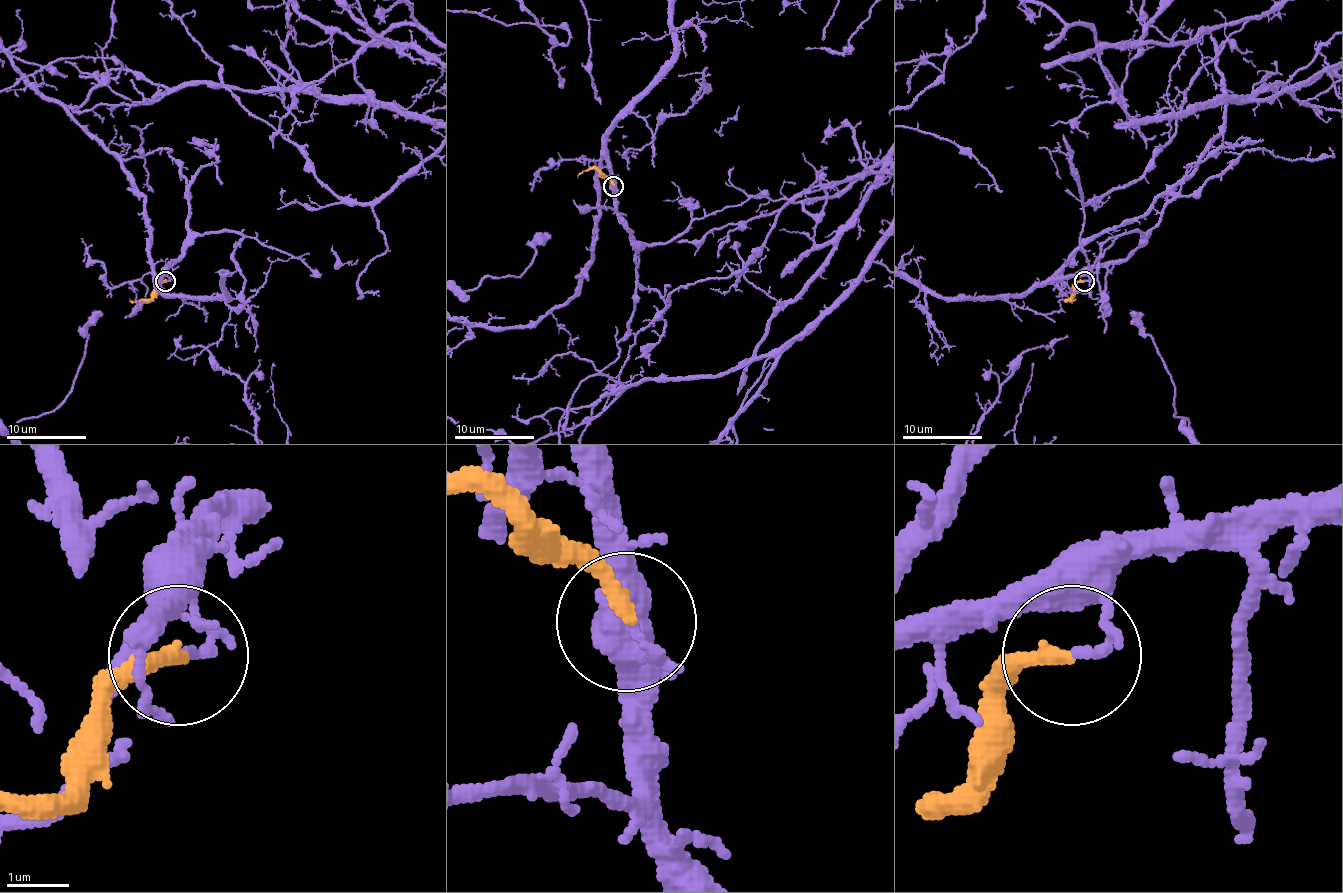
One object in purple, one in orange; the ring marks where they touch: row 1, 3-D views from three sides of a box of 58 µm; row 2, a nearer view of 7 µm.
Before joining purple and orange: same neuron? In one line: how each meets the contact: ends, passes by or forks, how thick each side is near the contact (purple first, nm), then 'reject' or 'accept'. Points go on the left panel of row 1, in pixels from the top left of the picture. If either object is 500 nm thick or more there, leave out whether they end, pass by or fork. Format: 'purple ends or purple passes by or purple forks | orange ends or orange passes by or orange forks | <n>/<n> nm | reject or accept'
purple passes by | orange ends | 90/240 nm | reject

